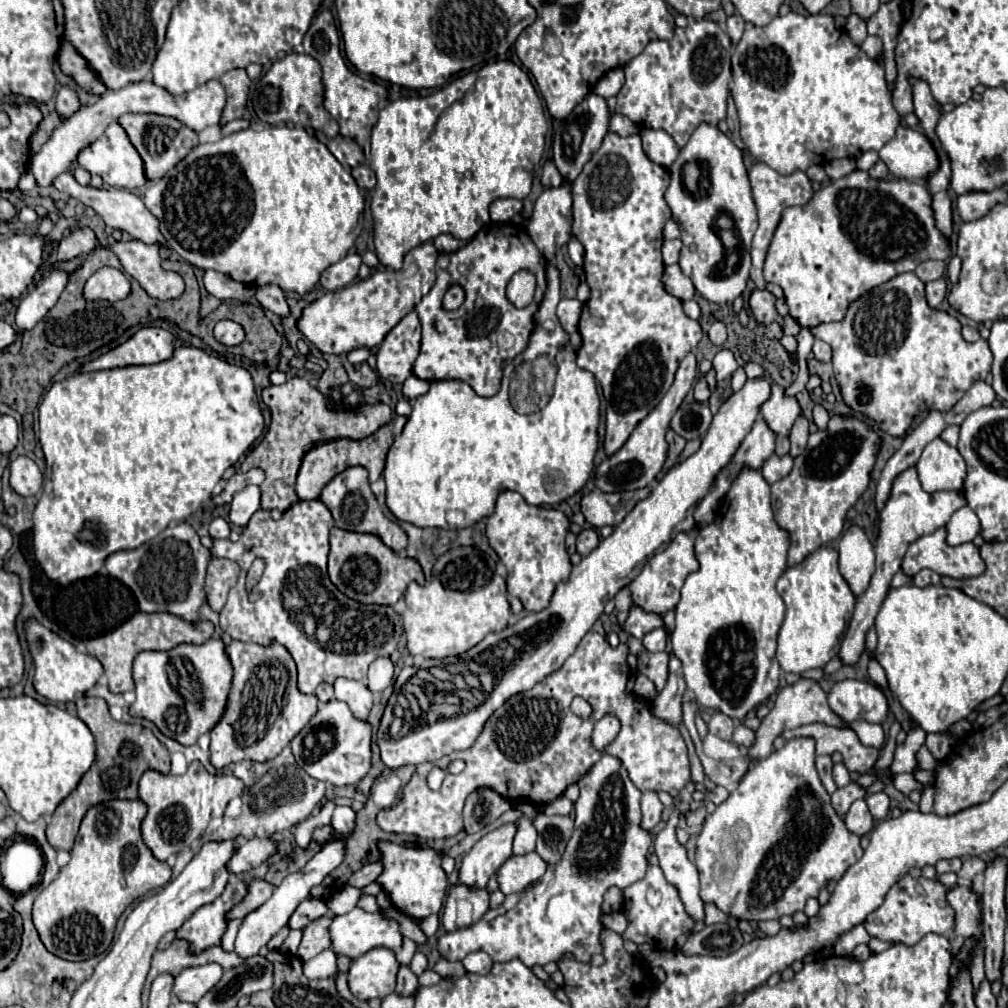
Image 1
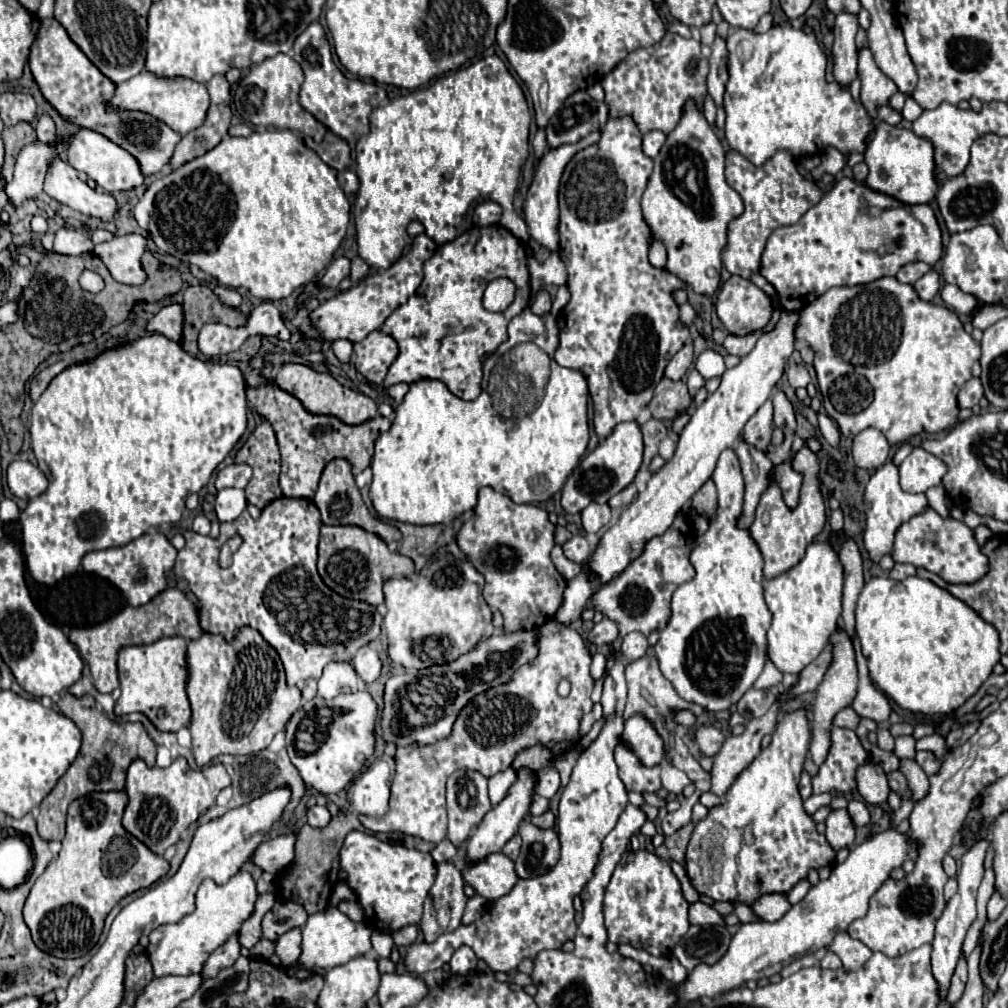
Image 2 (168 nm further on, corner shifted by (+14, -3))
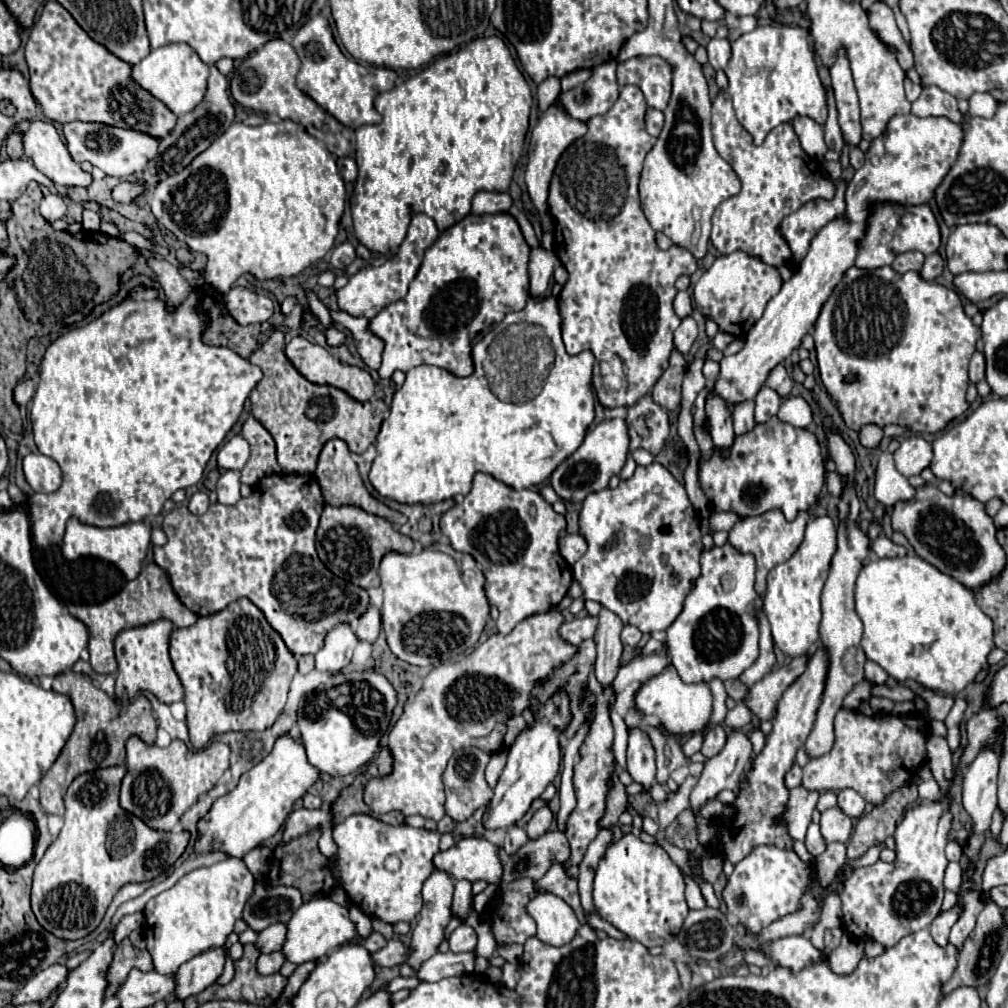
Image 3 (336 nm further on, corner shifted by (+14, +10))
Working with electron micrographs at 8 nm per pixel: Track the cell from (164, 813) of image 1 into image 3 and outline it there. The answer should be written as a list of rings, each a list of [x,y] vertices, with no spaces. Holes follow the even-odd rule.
[[[130,737],[128,743],[126,743],[126,769],[128,769],[128,773],[126,773],[124,781],[122,781],[120,805],[128,813],[132,813],[138,819],[142,819],[150,829],[172,831],[174,825],[184,815],[184,811],[188,811],[196,803],[198,795],[208,793],[216,785],[216,781],[228,769],[228,757],[230,757],[230,747],[224,745],[224,743],[220,743],[220,741],[214,741],[214,743],[210,743],[208,747],[200,749],[200,751],[188,751],[188,747],[184,745],[184,741],[180,741],[180,739],[176,739],[168,747],[160,749],[156,745],[152,745],[152,747],[146,745],[138,737]]]

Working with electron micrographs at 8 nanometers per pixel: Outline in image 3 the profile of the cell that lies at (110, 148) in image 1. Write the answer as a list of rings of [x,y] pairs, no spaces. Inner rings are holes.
[[[84,121],[66,123],[64,139],[74,161],[78,163],[90,161],[94,167],[114,177],[128,177],[132,173],[142,173],[148,161],[154,159],[154,153],[158,153],[158,143],[160,143],[158,139],[146,133],[138,133],[132,129],[118,129],[118,127],[110,127],[104,123],[84,123]]]

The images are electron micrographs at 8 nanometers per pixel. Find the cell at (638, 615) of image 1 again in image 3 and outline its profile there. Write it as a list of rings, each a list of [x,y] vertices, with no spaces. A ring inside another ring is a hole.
[[[586,615],[586,617],[578,617],[570,623],[564,623],[560,627],[560,635],[564,641],[568,641],[572,645],[580,645],[584,639],[594,637],[596,629],[598,629],[598,617]]]

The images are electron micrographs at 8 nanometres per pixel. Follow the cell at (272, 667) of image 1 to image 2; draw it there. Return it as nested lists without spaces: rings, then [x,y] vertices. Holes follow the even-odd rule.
[[[242,626],[232,642],[226,642],[220,634],[204,632],[200,638],[190,640],[186,648],[186,694],[192,708],[192,754],[198,766],[206,766],[220,754],[256,754],[266,748],[274,734],[280,732],[290,716],[300,708],[300,690],[286,684],[284,666],[278,652],[262,638],[262,634],[250,626]]]

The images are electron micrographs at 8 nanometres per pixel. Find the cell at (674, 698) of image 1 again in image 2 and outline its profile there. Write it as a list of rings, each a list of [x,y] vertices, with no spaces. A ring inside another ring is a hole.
[[[632,716],[626,720],[622,742],[644,766],[658,766],[664,758],[664,744],[652,724],[642,716]]]

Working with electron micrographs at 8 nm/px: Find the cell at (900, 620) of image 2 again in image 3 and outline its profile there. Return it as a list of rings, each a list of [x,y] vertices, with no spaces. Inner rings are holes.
[[[906,555],[896,559],[874,557],[856,579],[854,601],[856,613],[864,623],[862,649],[866,657],[878,663],[898,683],[916,681],[926,689],[956,695],[974,681],[976,673],[986,665],[988,653],[994,649],[994,623],[976,605],[974,593],[918,555]]]

